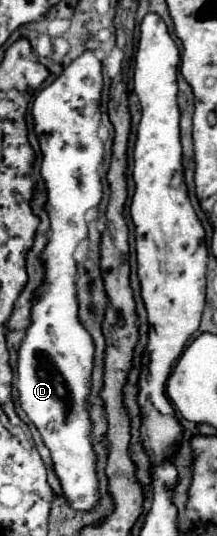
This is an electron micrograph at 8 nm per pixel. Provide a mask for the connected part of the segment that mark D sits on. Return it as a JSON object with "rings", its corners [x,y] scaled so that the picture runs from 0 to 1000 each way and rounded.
{"rings":[[[392,95],[373,106],[355,106],[327,121],[300,125],[300,132],[207,166],[180,170],[152,192],[152,222],[161,222],[161,244],[180,252],[189,282],[198,282],[198,304],[189,304],[189,326],[226,353],[226,394],[244,397],[263,420],[235,431],[226,457],[198,468],[207,487],[207,528],[171,543],[171,558],[152,562],[143,576],[143,610],[124,614],[124,629],[106,632],[106,644],[88,651],[88,748],[124,778],[161,789],[180,800],[198,826],[235,841],[244,875],[281,901],[281,927],[336,946],[346,953],[429,953],[456,942],[456,897],[447,897],[447,849],[429,841],[419,826],[419,778],[410,778],[410,733],[419,733],[419,696],[429,696],[429,674],[438,674],[438,640],[410,625],[410,618],[364,599],[364,562],[355,562],[355,491],[336,483],[336,468],[373,446],[401,442],[401,416],[392,397],[456,382],[465,375],[465,330],[456,330],[456,308],[475,304],[475,267],[447,256],[447,241],[465,229],[465,207],[456,207],[456,185],[475,170],[475,125],[465,114],[438,106],[429,95]]]}

